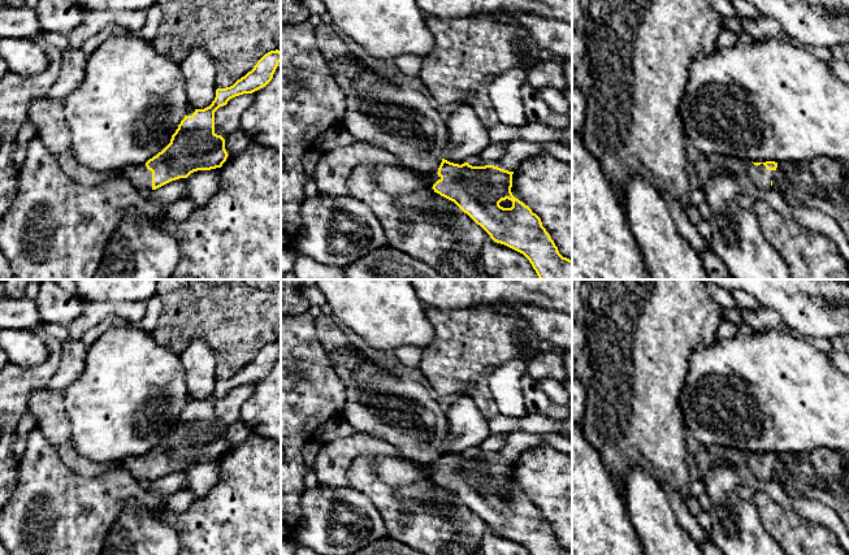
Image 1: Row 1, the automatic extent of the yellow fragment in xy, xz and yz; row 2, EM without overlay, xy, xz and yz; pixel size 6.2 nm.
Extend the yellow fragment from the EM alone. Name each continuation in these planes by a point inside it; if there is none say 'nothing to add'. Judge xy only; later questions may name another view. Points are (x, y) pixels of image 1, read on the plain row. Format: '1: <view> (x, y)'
1: xy (138, 467)

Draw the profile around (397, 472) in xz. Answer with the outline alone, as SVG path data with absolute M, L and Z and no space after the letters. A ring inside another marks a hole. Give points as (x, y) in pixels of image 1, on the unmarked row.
M373 456L373 459L377 476L399 494L400 502L406 502L403 497L406 486L433 478L428 465L410 458Z

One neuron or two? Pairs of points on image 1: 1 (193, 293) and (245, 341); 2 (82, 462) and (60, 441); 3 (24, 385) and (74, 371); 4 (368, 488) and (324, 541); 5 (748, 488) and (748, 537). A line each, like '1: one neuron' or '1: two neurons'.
1: one neuron
2: one neuron
3: two neurons
4: two neurons
5: one neuron

